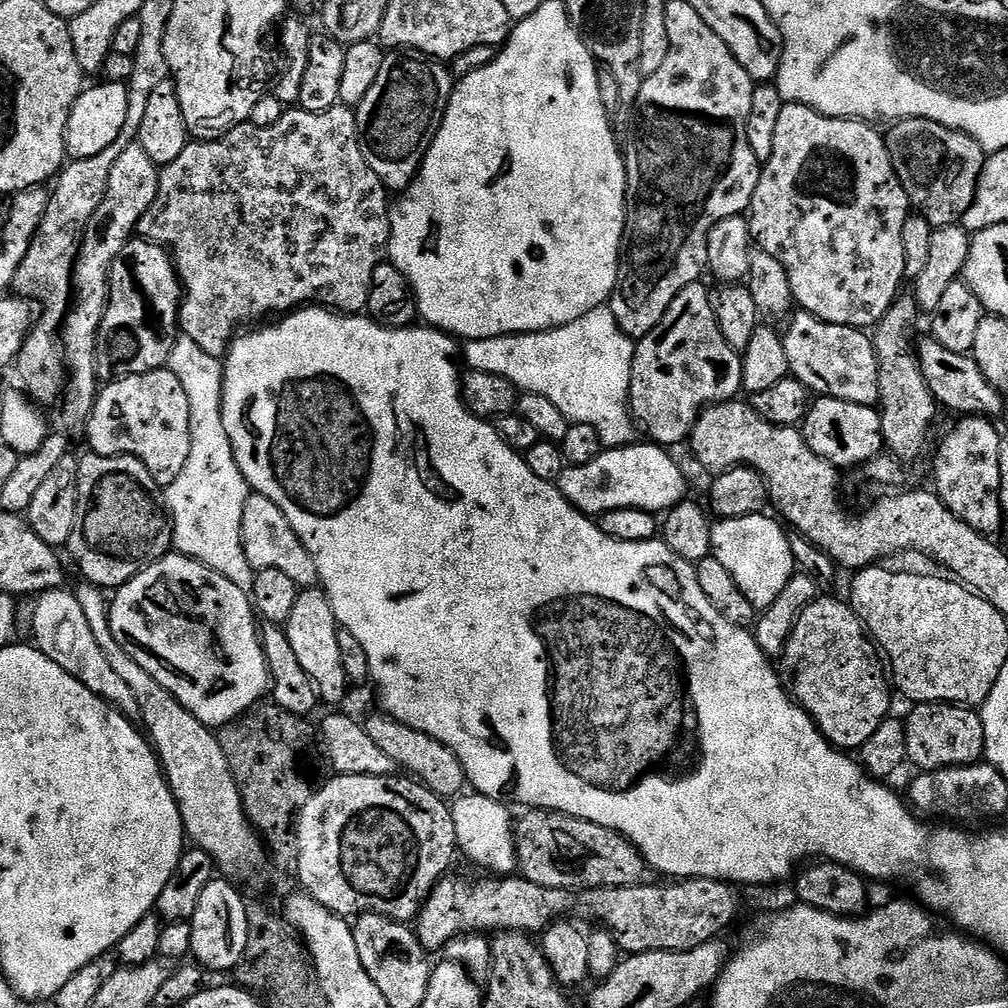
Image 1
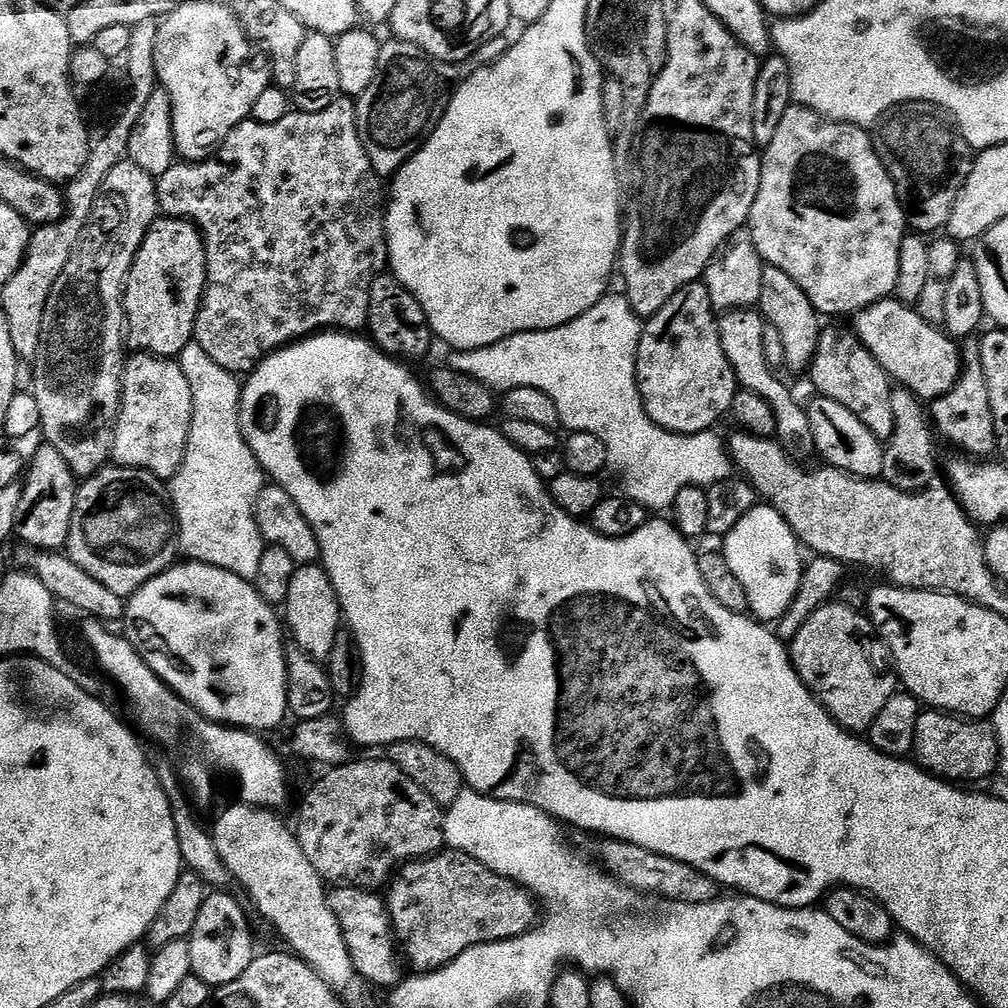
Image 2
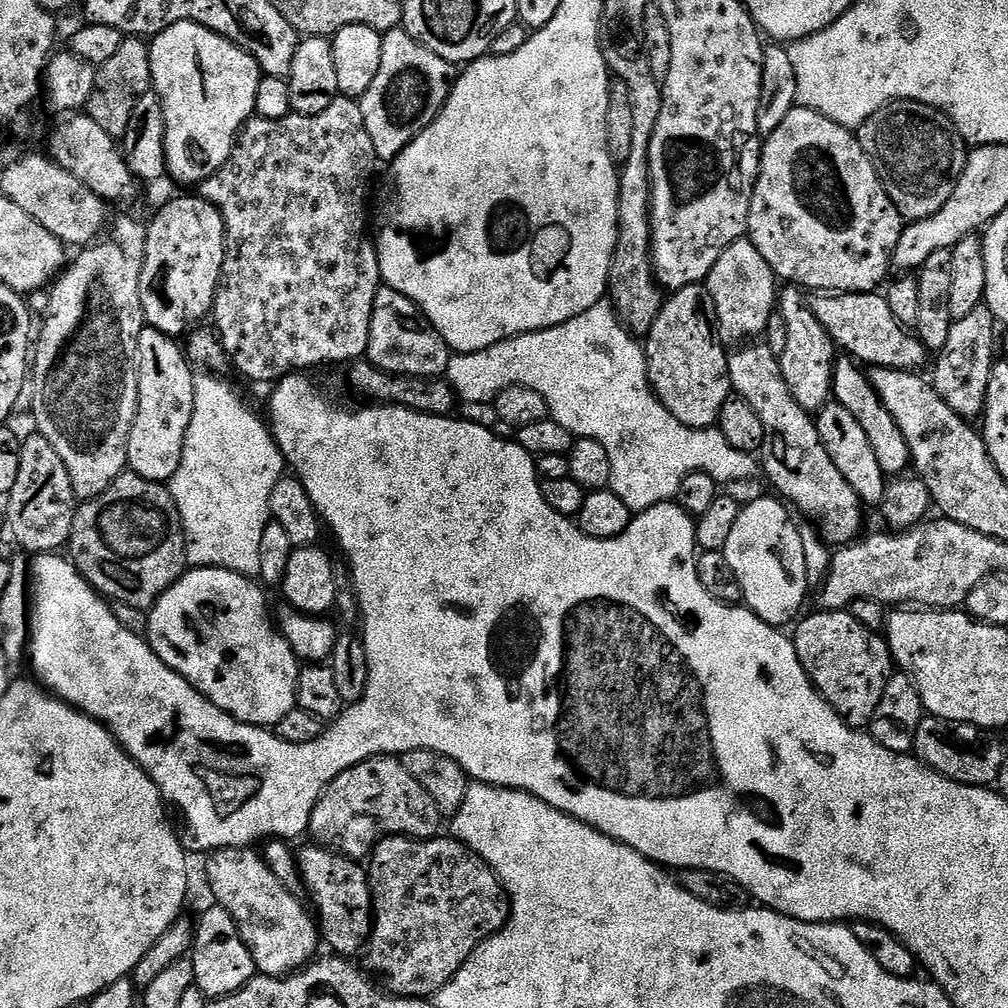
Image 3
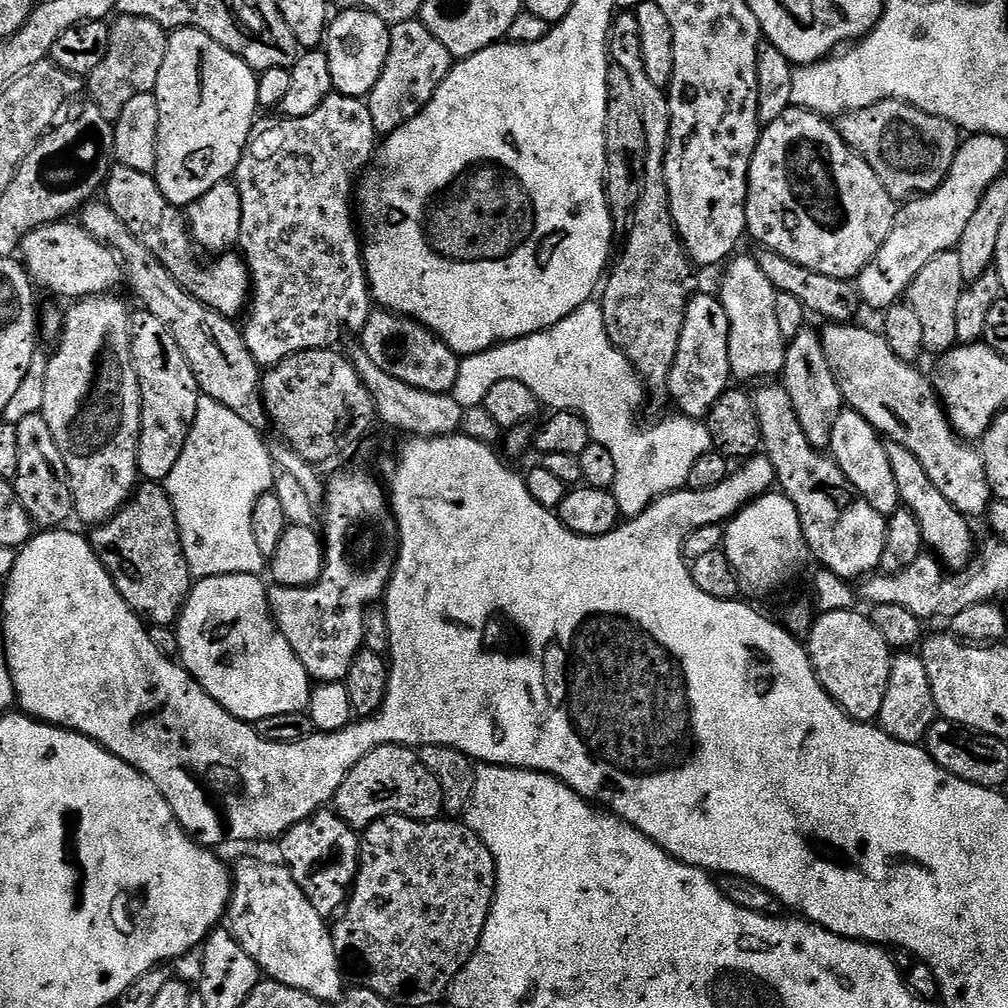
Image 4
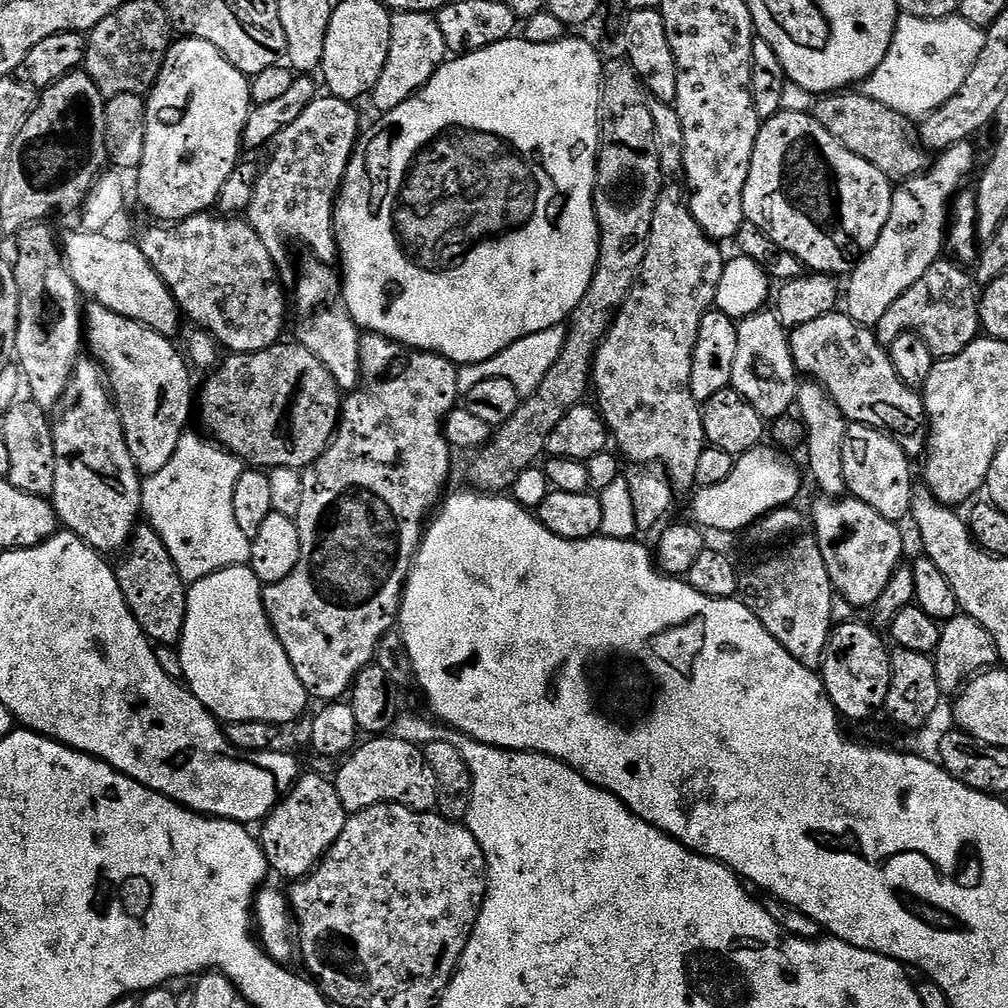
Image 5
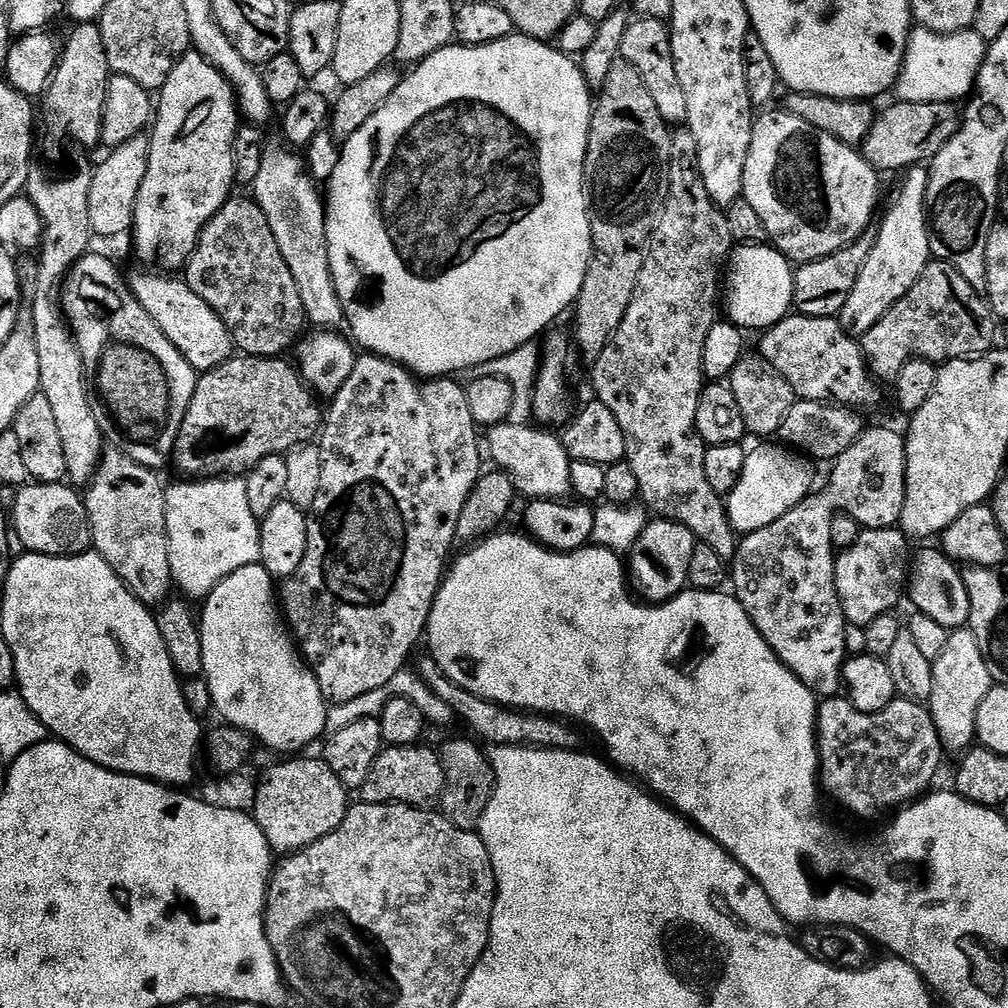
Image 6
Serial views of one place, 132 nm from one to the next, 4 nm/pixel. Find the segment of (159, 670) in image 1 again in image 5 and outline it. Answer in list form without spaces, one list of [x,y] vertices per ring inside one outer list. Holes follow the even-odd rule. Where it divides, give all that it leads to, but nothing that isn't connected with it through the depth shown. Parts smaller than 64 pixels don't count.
[[[241,566],[238,568],[223,568],[206,578],[195,581],[191,585],[188,594],[188,621],[184,627],[184,638],[182,641],[186,684],[203,704],[208,707],[208,711],[221,722],[237,724],[238,722],[250,722],[251,720],[265,720],[271,724],[281,724],[282,722],[290,722],[291,720],[299,721],[301,719],[300,715],[308,708],[310,693],[304,684],[304,676],[292,665],[290,654],[284,649],[276,633],[272,631],[272,622],[268,618],[268,611],[264,605],[264,590],[265,585],[260,583],[260,579],[256,577],[255,570],[250,566]]]

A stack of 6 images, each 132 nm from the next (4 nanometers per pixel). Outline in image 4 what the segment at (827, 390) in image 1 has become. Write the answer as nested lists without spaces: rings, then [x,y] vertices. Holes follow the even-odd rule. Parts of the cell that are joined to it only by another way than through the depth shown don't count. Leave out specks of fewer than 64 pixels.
[[[894,443],[887,445],[890,458],[890,470],[894,470],[894,482],[898,482],[898,494],[903,507],[908,508],[918,520],[918,526],[922,526],[922,538],[925,549],[931,550],[936,559],[948,570],[963,570],[972,563],[974,553],[977,551],[977,541],[972,541],[972,528],[969,517],[963,516],[946,497],[934,487],[934,482],[922,470],[922,462],[906,450],[906,446],[898,446]]]

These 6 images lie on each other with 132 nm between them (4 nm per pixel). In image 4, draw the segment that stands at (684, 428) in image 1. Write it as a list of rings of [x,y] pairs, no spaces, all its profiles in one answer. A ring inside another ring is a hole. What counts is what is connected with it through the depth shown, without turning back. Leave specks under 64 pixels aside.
[[[693,295],[692,301],[686,306],[682,338],[678,338],[674,366],[668,375],[668,396],[680,407],[677,408],[679,415],[703,421],[710,414],[714,402],[718,402],[718,398],[728,391],[733,375],[728,353],[730,326],[723,302],[715,295],[700,295]]]

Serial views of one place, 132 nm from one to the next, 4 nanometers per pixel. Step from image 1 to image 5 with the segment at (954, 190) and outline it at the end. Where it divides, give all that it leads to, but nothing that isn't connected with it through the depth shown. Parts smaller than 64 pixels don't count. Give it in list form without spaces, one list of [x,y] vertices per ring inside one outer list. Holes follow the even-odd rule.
[[[841,90],[831,94],[824,94],[813,103],[811,115],[826,129],[830,135],[846,150],[866,158],[882,174],[886,174],[893,182],[909,180],[911,176],[918,176],[930,164],[930,156],[915,127],[910,125],[909,117],[901,112],[890,110],[890,106],[882,106],[882,102],[874,102],[860,90]]]

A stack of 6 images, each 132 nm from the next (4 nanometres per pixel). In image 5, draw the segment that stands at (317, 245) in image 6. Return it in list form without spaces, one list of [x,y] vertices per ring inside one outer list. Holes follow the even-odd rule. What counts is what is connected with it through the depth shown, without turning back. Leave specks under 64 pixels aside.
[[[316,263],[320,264],[308,264],[305,266],[304,273],[301,274],[300,281],[296,284],[296,292],[294,288],[294,316],[295,319],[296,316],[300,319],[300,336],[298,336],[298,340],[299,343],[307,346],[328,367],[330,374],[334,374],[334,378],[341,390],[352,390],[362,380],[362,371],[360,369],[360,337],[362,329],[351,313],[348,312],[348,305],[342,299],[344,286],[341,273],[337,269],[335,272],[334,269],[327,268],[324,265],[327,263]]]

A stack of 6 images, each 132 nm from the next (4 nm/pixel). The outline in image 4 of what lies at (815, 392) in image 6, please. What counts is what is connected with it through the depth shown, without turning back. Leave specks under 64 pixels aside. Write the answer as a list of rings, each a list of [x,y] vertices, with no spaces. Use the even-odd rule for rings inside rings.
[[[856,322],[829,323],[825,327],[828,329],[820,332],[826,362],[830,362],[830,370],[834,370],[845,405],[862,414],[862,418],[891,443],[906,446],[906,450],[922,462],[922,470],[926,470],[930,482],[934,482],[934,487],[954,510],[969,518],[983,517],[994,499],[986,478],[983,455],[977,449],[975,452],[969,441],[956,435],[931,379],[923,376],[917,365],[902,362],[879,331],[871,332],[858,325]]]

